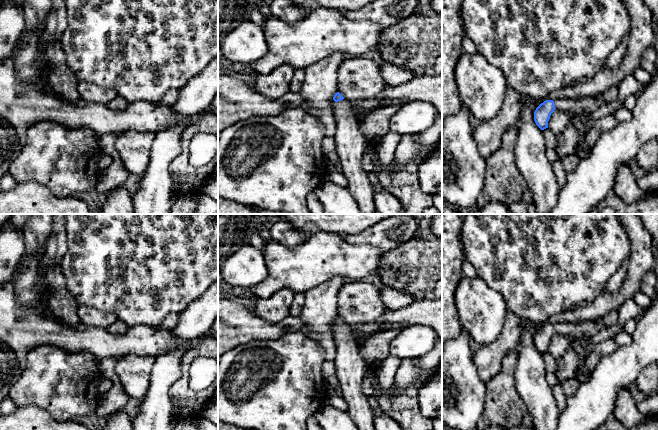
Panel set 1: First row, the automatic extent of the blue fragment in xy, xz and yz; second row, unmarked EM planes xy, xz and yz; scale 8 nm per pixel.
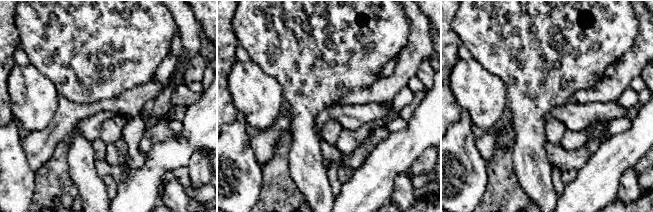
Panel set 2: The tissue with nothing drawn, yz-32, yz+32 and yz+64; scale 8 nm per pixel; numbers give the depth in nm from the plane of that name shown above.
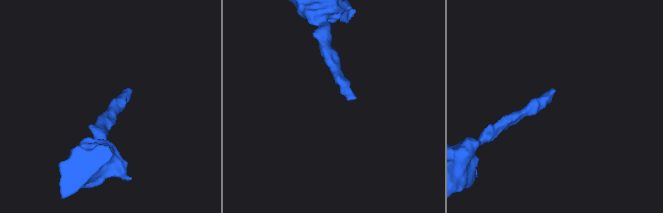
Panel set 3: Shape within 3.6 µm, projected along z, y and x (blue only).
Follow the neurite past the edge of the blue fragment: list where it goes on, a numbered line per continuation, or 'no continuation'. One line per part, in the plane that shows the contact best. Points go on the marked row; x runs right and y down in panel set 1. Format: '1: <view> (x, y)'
1: xz (350, 143)

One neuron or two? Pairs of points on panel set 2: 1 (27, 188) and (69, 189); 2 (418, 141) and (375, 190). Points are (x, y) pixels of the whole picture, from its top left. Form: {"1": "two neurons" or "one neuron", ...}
{"1": "two neurons", "2": "one neuron"}

